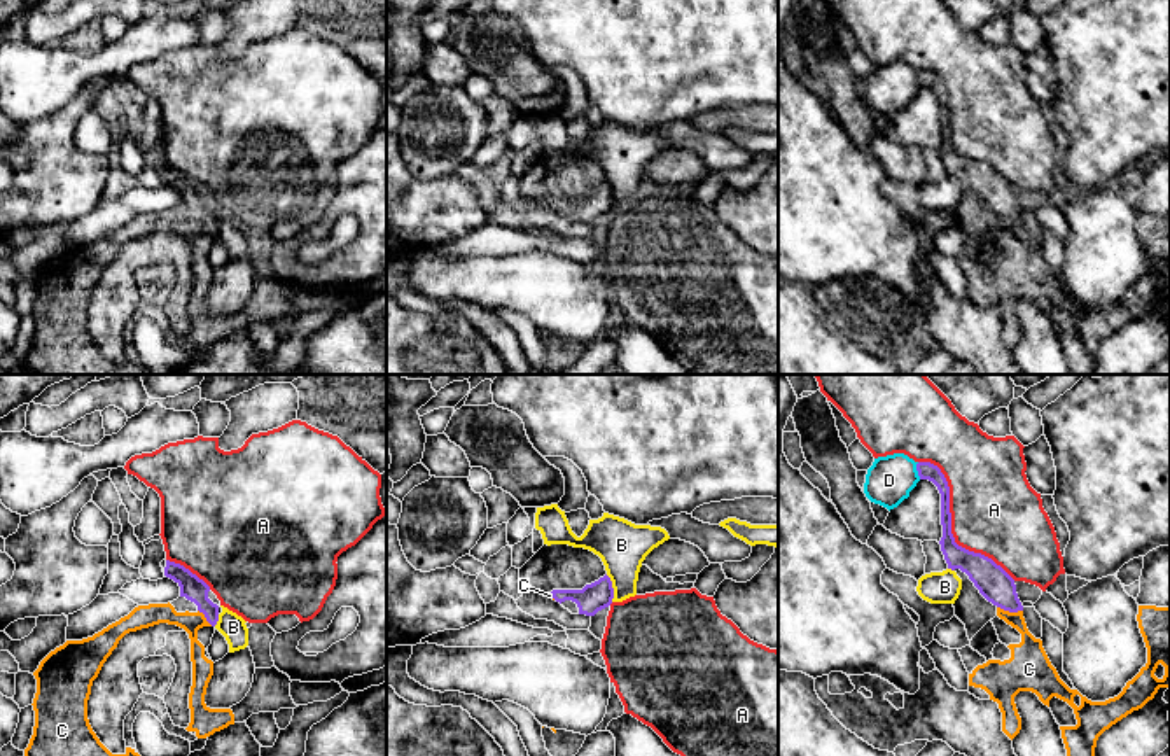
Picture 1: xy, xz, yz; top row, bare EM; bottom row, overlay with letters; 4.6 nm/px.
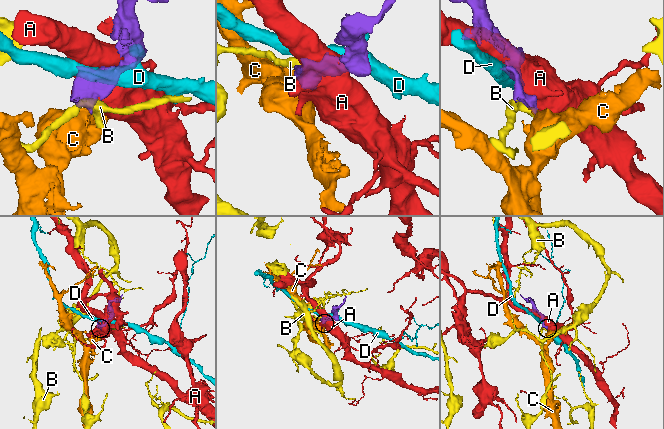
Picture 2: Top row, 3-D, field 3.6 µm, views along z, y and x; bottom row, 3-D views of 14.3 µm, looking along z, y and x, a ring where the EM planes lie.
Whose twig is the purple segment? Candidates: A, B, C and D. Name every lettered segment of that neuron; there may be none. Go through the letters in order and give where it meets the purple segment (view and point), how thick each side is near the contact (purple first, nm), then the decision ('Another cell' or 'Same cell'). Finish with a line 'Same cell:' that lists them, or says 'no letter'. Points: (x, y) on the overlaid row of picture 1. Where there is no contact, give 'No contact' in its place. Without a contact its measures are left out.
A: Touches purple at yz (950, 525). Thickness 130 nm (purple) against 400 nm. Another cell
B: Touches purple at xz (612, 588). Thickness 130 nm (purple) against 220 nm. Another cell
C: Touches purple at yz (1009, 611). Thickness 160 nm (purple) against 180 nm. Same cell
D: Touches purple at yz (917, 469). Thickness 80 nm (purple) against 220 nm. Another cell
Same cell: C

